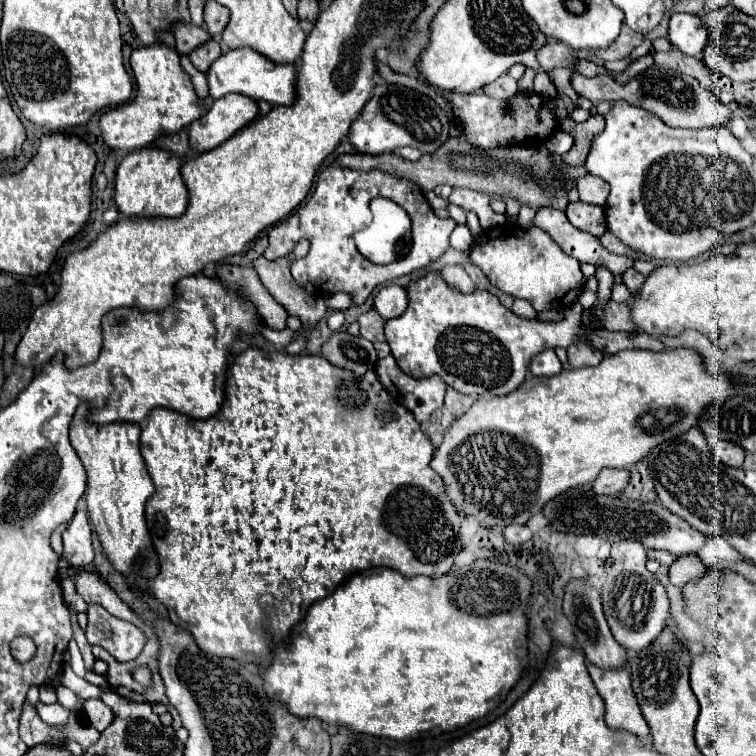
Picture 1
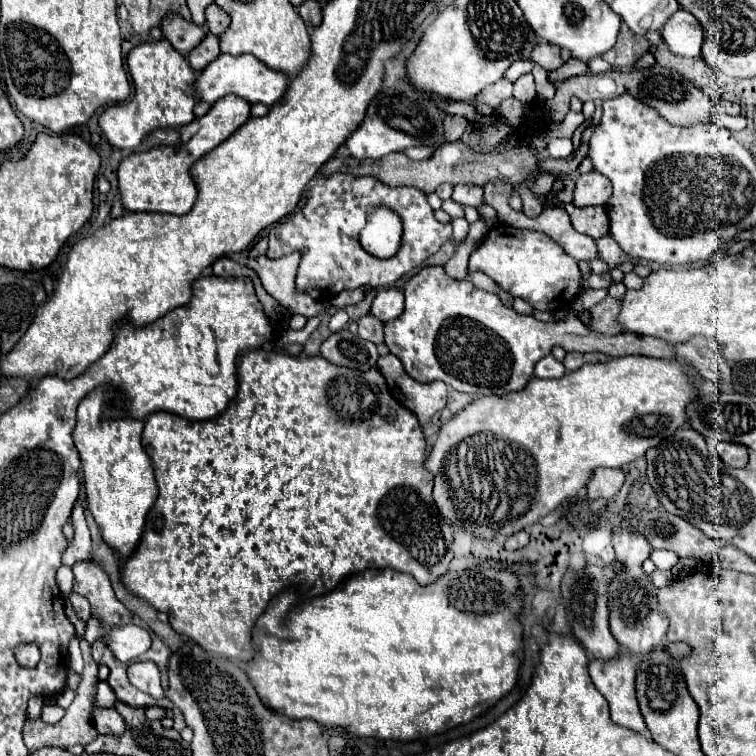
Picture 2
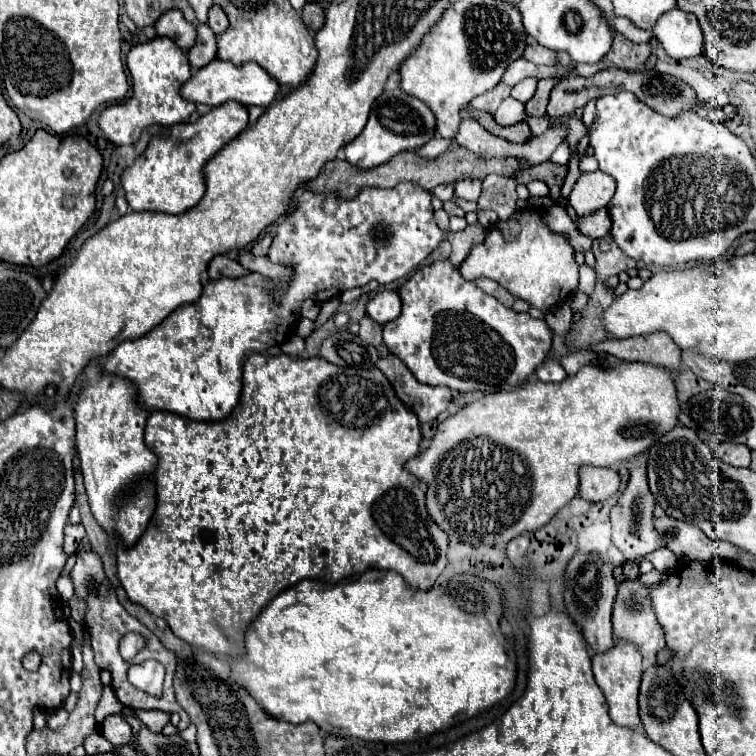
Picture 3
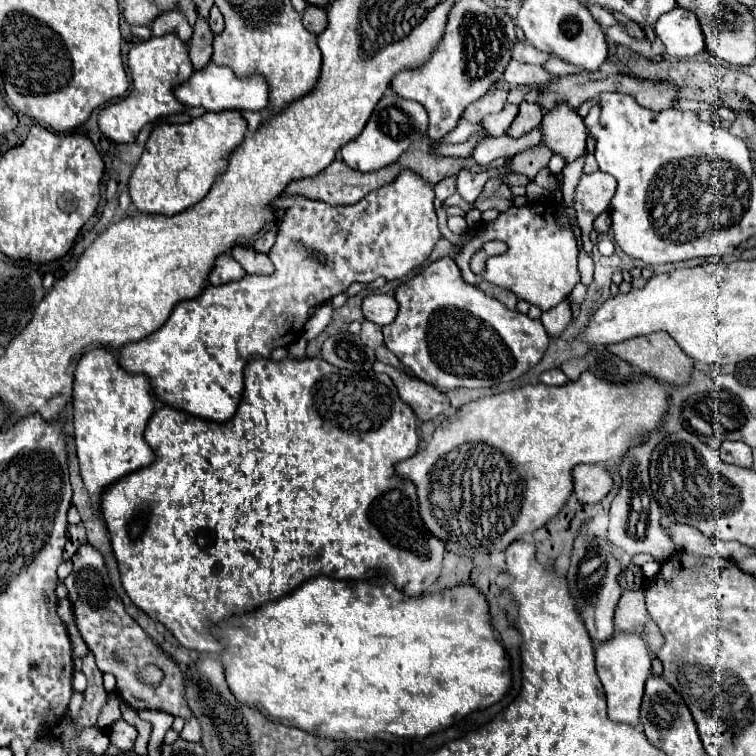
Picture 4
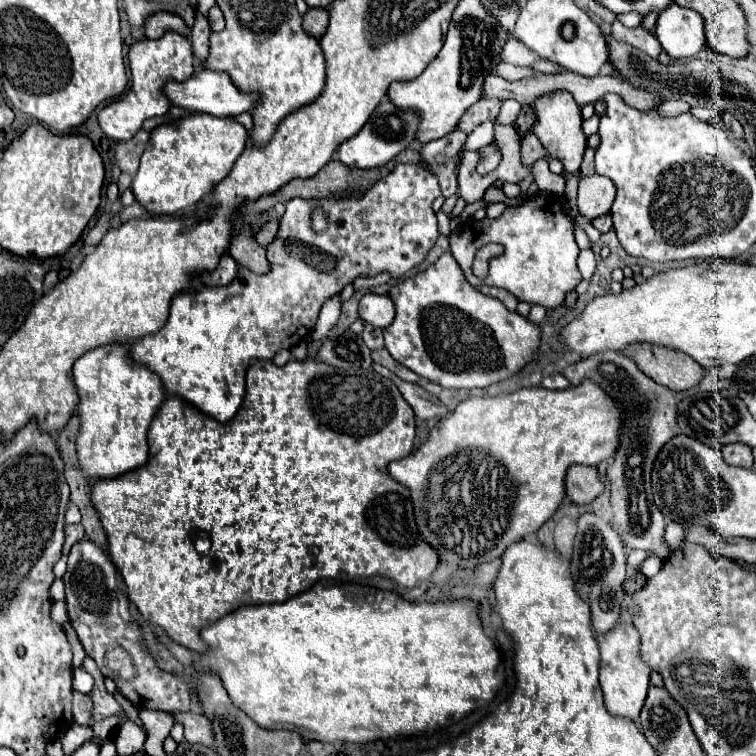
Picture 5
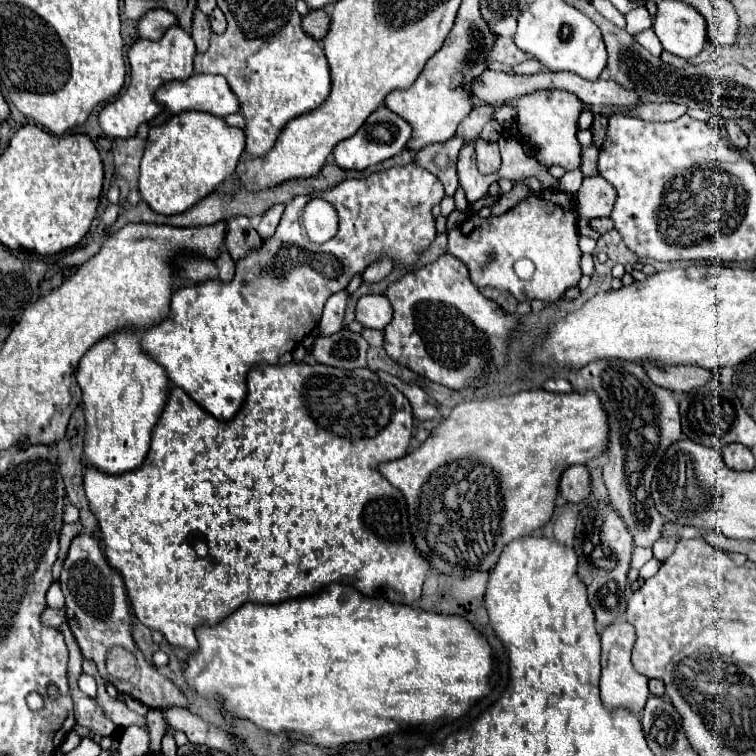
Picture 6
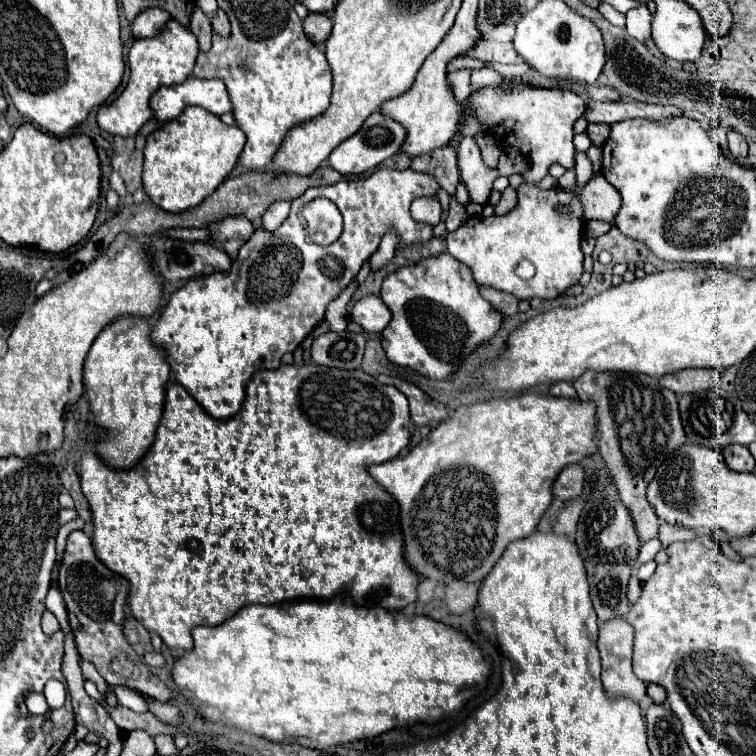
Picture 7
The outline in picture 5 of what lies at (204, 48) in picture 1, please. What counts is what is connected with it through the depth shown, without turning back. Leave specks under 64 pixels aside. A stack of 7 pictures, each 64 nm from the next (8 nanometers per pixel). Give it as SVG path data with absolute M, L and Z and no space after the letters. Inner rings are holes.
M198 12L196 14L196 22L194 22L192 30L190 30L190 42L192 42L194 56L198 58L198 62L206 60L206 56L208 56L208 38L210 38L208 20L206 20L206 16L202 16Z

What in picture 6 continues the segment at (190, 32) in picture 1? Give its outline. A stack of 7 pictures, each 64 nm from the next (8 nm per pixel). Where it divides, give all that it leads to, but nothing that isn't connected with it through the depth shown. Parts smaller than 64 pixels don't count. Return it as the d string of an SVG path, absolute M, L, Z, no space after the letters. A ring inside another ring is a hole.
M148 10L140 20L138 20L138 34L140 38L148 40L160 40L164 32L176 24L176 16L168 10Z

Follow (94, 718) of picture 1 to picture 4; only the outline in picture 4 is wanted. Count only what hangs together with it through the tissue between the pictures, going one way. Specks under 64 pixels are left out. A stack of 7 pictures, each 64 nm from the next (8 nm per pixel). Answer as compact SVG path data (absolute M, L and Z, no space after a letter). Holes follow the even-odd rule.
M118 720L118 722L114 722L110 726L108 738L110 738L110 744L114 744L118 750L130 752L130 750L134 750L134 744L136 744L136 738L138 738L138 730L134 726L130 726L126 720Z

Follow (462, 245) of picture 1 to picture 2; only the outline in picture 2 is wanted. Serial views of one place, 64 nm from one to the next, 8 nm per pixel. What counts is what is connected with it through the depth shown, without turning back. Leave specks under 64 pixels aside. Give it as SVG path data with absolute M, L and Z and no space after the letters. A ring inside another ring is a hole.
M454 218L454 220L452 220L452 230L454 230L454 234L452 234L452 240L454 240L454 242L464 240L464 236L466 236L466 232L468 232L468 222L466 222L466 218Z

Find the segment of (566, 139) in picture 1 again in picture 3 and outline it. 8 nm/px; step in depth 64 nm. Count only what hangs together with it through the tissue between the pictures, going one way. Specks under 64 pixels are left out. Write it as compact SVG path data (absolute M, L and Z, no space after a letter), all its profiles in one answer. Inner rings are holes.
M560 144L560 146L554 150L554 154L550 156L550 162L552 162L552 164L558 164L558 166L566 166L568 160L570 160L570 152L568 152L568 148L566 148L564 144Z

